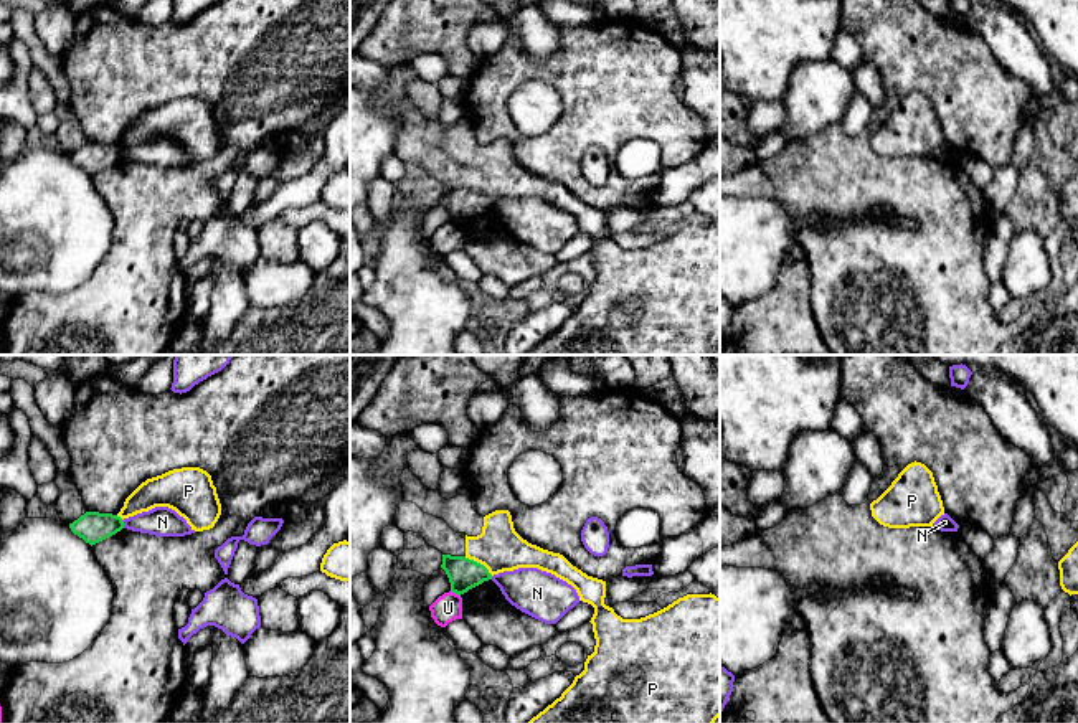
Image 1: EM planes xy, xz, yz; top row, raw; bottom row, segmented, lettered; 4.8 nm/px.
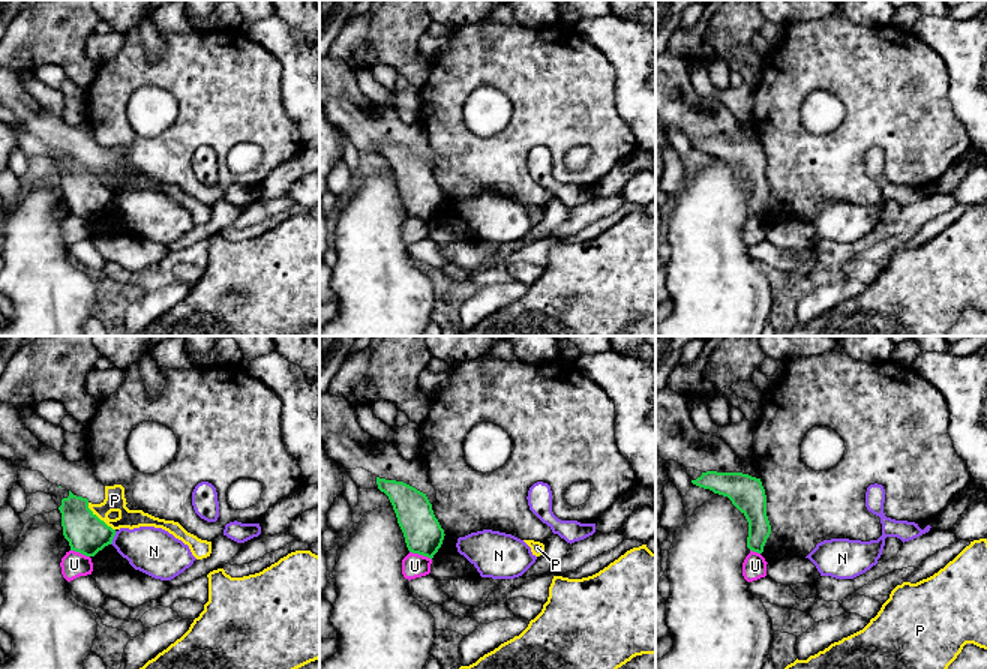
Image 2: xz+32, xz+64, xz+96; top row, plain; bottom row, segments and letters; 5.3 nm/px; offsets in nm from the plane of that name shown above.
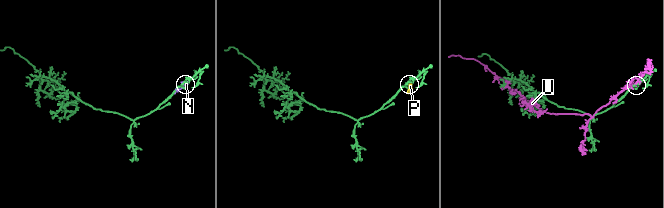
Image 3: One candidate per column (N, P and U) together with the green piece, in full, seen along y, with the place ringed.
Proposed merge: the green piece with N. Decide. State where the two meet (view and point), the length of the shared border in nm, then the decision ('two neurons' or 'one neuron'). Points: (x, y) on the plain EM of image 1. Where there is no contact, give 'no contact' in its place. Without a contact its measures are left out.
meets green in xy at (122, 154); contact 40 nm long; two neurons

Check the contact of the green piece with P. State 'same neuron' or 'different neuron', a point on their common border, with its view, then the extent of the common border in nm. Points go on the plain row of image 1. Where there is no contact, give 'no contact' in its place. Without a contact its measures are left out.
different neuron; meets green in xz at (479, 193); contact 170 nm long

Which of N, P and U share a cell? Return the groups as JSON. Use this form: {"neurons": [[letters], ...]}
{"neurons": [["N"], ["P"], ["U"]]}

